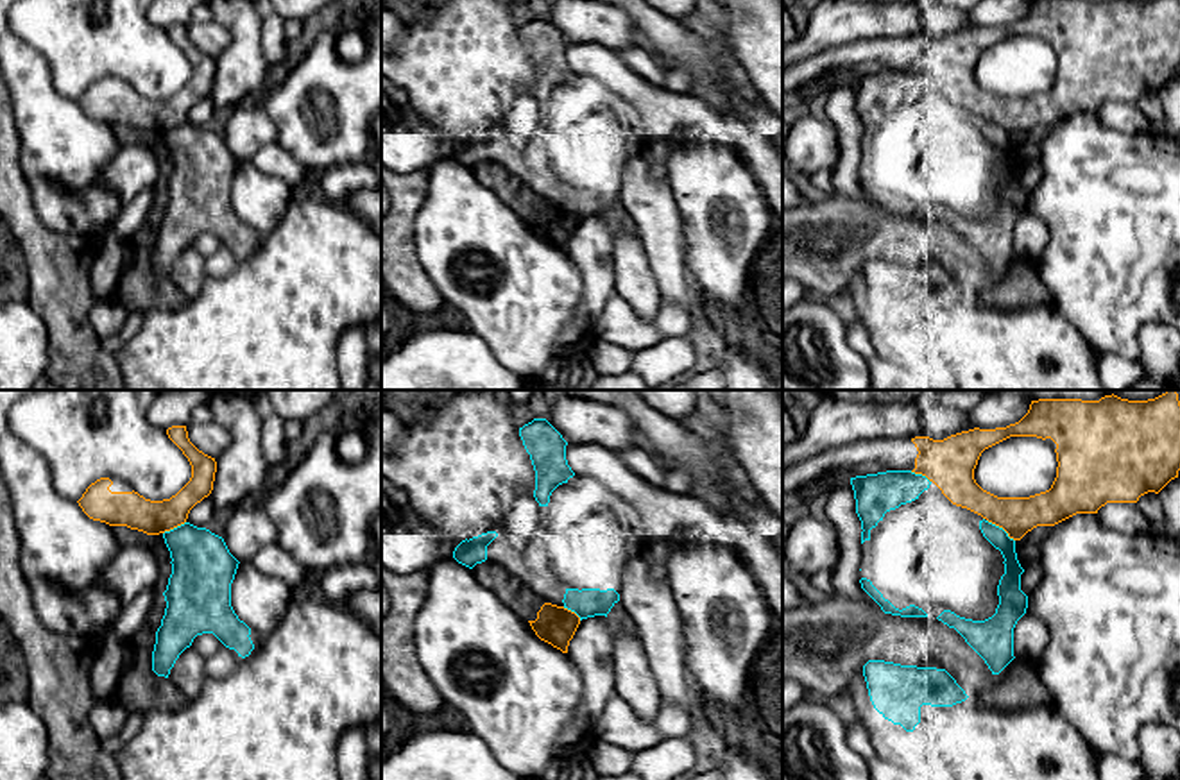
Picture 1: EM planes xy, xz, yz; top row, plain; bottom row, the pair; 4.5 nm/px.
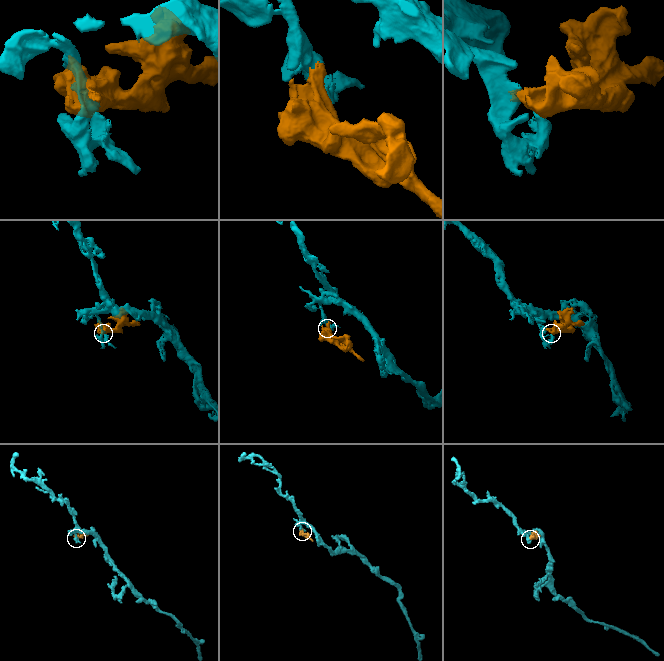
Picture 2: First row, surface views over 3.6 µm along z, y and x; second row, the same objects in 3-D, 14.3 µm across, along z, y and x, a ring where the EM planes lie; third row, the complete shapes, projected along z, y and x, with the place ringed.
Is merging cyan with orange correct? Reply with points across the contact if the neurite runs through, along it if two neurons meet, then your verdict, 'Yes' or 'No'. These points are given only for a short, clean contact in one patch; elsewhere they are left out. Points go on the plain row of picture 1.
No

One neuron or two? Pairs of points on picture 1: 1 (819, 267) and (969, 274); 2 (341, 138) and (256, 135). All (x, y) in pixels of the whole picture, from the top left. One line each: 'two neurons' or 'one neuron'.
1: one neuron
2: two neurons

